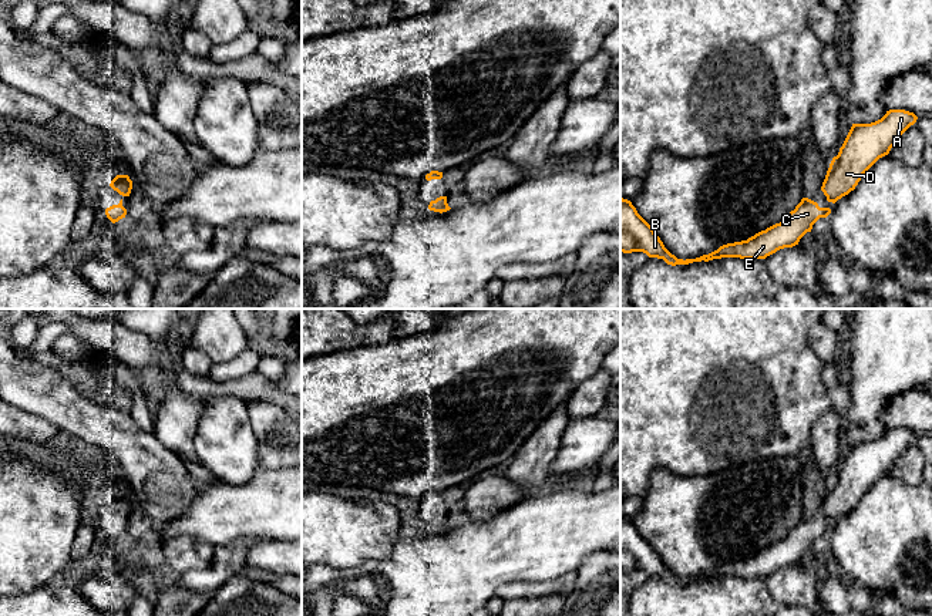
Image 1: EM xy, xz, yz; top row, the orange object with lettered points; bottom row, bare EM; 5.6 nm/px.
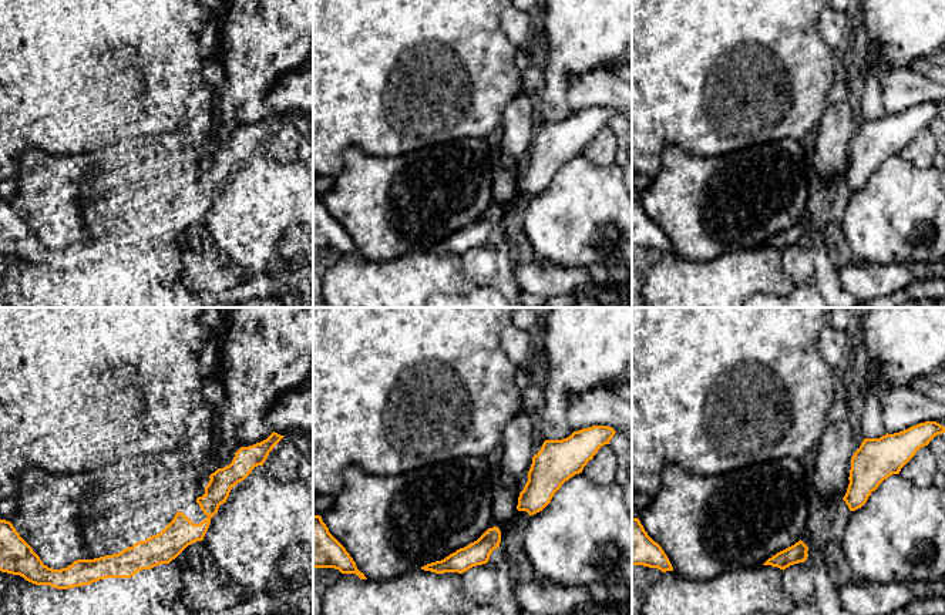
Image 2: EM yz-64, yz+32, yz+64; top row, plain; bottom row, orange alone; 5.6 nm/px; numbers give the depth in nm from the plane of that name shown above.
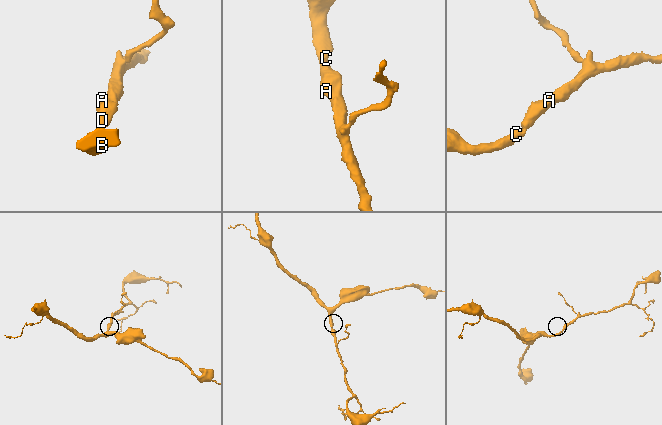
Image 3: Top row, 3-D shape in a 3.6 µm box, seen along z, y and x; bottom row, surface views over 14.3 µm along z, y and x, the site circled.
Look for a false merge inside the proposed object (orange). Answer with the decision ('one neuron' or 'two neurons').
one neuron

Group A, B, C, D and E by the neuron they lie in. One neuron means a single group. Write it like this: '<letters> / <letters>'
A B C D E

